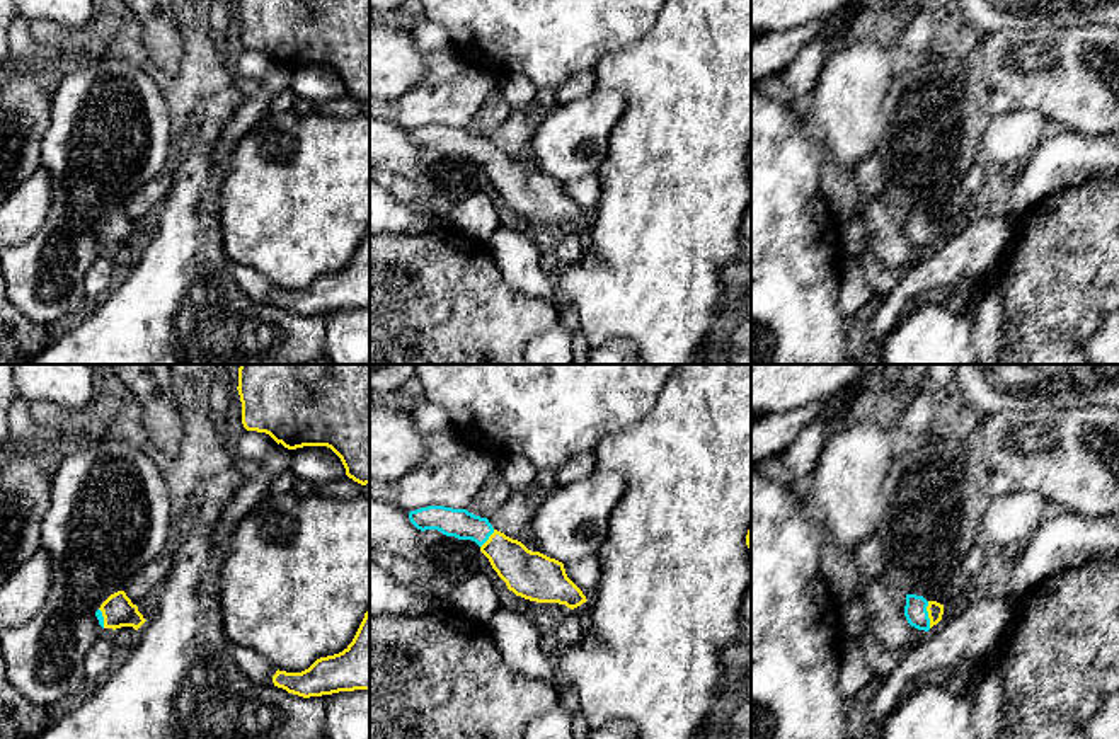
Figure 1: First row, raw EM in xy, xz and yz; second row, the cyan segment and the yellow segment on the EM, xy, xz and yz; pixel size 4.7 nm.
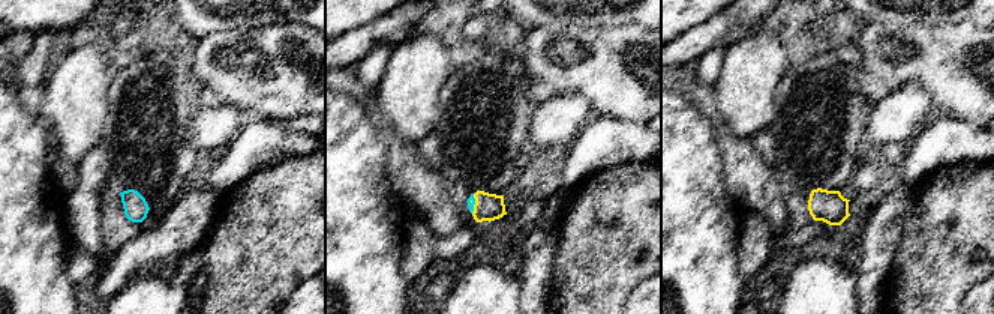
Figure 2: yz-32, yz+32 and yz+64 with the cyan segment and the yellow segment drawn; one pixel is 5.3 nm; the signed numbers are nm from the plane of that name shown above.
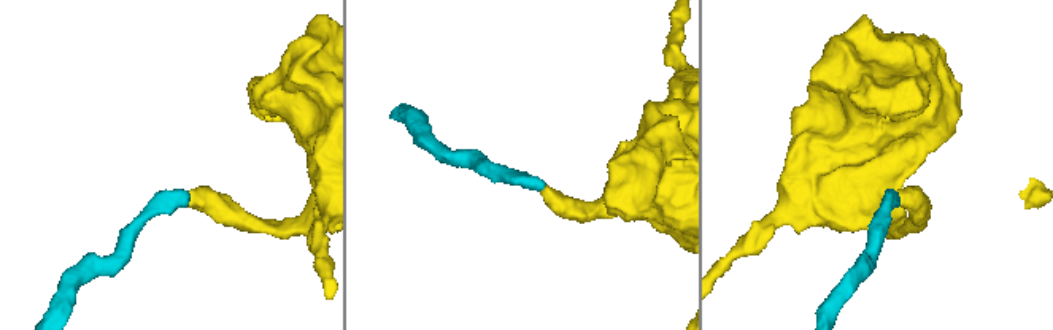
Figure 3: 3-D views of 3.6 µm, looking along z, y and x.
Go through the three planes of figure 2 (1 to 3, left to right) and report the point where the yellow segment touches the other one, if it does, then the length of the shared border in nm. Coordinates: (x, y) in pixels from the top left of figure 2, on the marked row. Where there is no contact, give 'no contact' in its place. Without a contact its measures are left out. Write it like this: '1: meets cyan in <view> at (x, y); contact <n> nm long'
1: no contact
2: meets cyan in yz+32 at (474, 203); contact 110 nm long
3: no contact

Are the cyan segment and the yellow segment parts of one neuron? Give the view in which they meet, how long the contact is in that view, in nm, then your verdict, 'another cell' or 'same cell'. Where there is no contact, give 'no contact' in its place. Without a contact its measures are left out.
yz | 130 nm | same cell

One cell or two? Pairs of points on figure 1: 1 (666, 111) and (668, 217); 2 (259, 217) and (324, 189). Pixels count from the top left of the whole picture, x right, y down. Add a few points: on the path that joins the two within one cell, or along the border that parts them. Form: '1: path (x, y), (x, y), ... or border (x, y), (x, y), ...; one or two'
1: path (668, 137), (668, 191); one
2: path (275, 217), (309, 189); one

